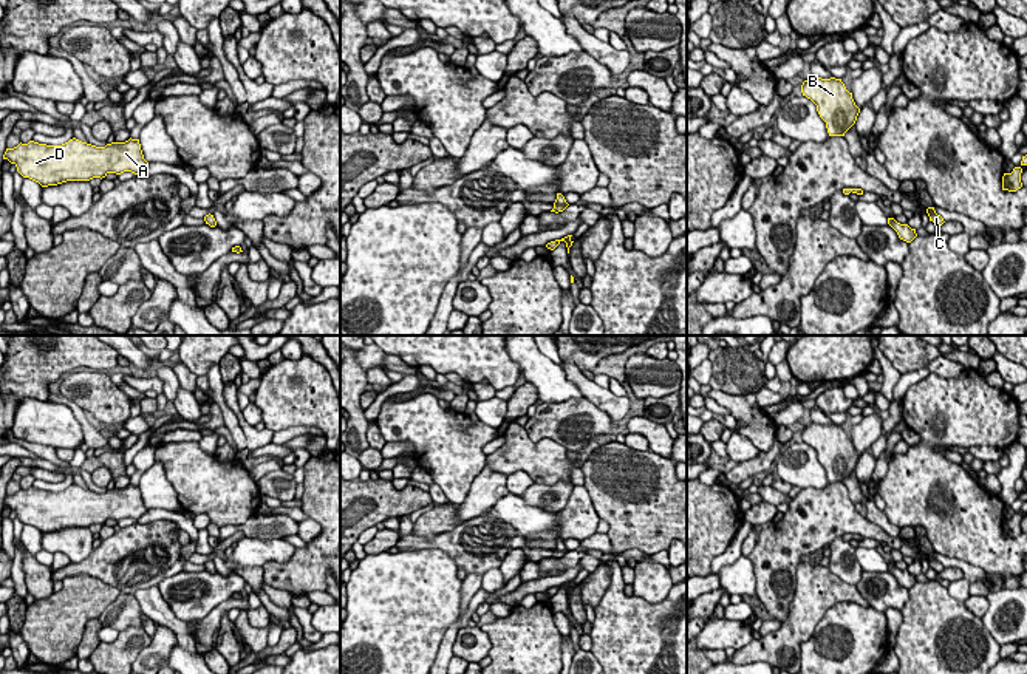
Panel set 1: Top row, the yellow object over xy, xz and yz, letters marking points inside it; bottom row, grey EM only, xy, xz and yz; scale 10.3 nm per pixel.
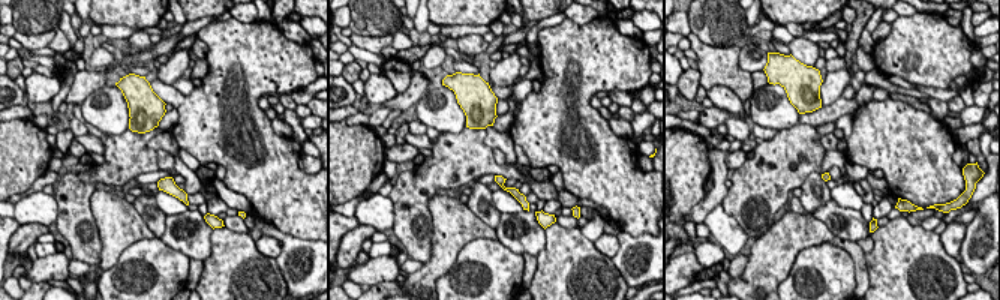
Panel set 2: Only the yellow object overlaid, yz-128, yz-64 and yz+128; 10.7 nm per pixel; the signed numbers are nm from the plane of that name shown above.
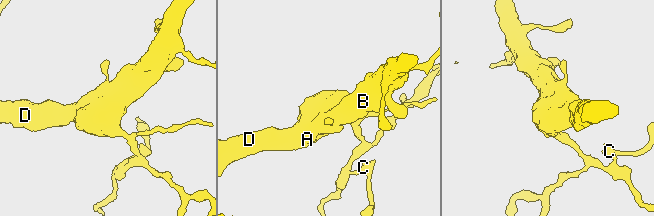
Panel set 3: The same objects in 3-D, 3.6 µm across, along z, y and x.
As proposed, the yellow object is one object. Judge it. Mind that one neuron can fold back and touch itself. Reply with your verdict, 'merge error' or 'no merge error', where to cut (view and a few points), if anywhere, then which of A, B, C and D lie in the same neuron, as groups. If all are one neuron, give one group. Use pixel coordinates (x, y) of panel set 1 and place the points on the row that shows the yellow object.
no merge error; cut none; groups A B C D

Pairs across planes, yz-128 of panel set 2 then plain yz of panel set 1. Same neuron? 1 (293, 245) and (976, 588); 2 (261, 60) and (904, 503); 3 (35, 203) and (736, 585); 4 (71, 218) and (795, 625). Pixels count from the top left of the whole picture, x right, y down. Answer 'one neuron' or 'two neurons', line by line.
1: two neurons
2: one neuron
3: one neuron
4: two neurons

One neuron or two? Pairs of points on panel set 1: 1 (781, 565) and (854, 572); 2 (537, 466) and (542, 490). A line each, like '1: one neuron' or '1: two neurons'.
1: two neurons
2: two neurons

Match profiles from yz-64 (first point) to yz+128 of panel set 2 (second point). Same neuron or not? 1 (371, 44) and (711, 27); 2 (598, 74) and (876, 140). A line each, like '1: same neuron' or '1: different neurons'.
1: different neurons
2: same neuron

